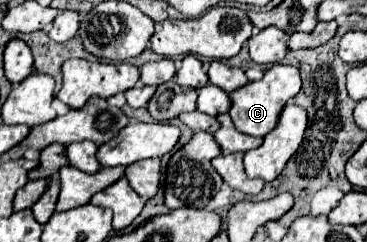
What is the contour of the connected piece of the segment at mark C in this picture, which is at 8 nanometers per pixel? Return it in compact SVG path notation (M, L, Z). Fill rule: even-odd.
M280 63L272 65L272 69L266 71L264 79L248 83L248 85L230 93L230 99L232 99L230 115L232 115L232 121L234 121L236 129L240 133L252 135L252 137L268 135L278 125L278 117L280 117L280 111L284 109L286 101L292 99L298 91L300 91L298 69L292 67L292 65L280 65Z

